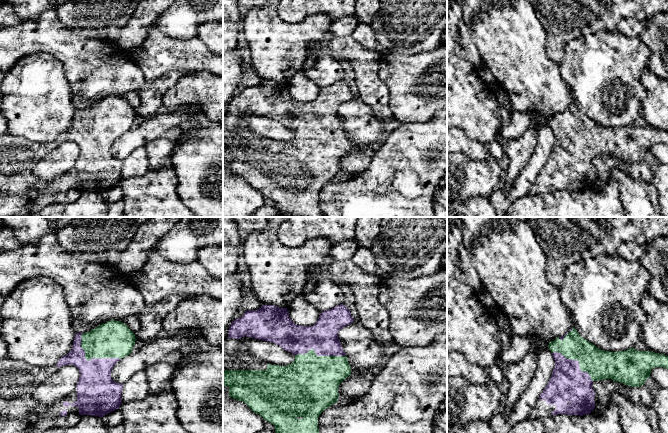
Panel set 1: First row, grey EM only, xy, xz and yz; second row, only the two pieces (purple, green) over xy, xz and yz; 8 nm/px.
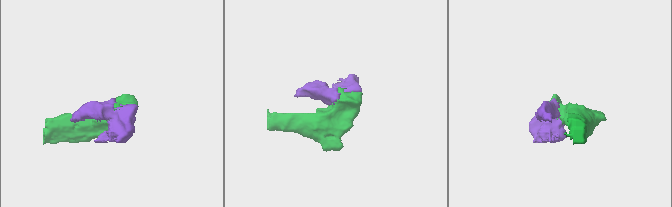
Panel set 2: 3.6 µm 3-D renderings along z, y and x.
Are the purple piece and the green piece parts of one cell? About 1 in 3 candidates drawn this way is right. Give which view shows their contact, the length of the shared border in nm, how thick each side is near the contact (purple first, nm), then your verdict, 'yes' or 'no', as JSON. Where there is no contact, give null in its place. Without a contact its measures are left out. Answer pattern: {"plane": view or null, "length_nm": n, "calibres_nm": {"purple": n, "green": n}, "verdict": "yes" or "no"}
{"plane": "xy", "length_nm": 380, "calibres_nm": {"purple": 300, "green": 300}, "verdict": "yes"}

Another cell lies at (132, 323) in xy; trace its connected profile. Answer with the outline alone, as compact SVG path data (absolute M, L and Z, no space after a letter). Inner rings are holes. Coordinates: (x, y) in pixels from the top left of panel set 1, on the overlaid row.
M136 318L125 319L125 320L122 320L121 322L123 322L124 324L126 324L128 326L128 328L133 333L135 333L138 330L139 323L138 323L138 321L137 321Z

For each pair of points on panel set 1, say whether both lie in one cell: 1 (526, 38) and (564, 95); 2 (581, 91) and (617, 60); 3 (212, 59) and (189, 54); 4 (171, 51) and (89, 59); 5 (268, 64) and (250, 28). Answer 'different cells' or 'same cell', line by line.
1: same cell
2: same cell
3: same cell
4: different cells
5: same cell

